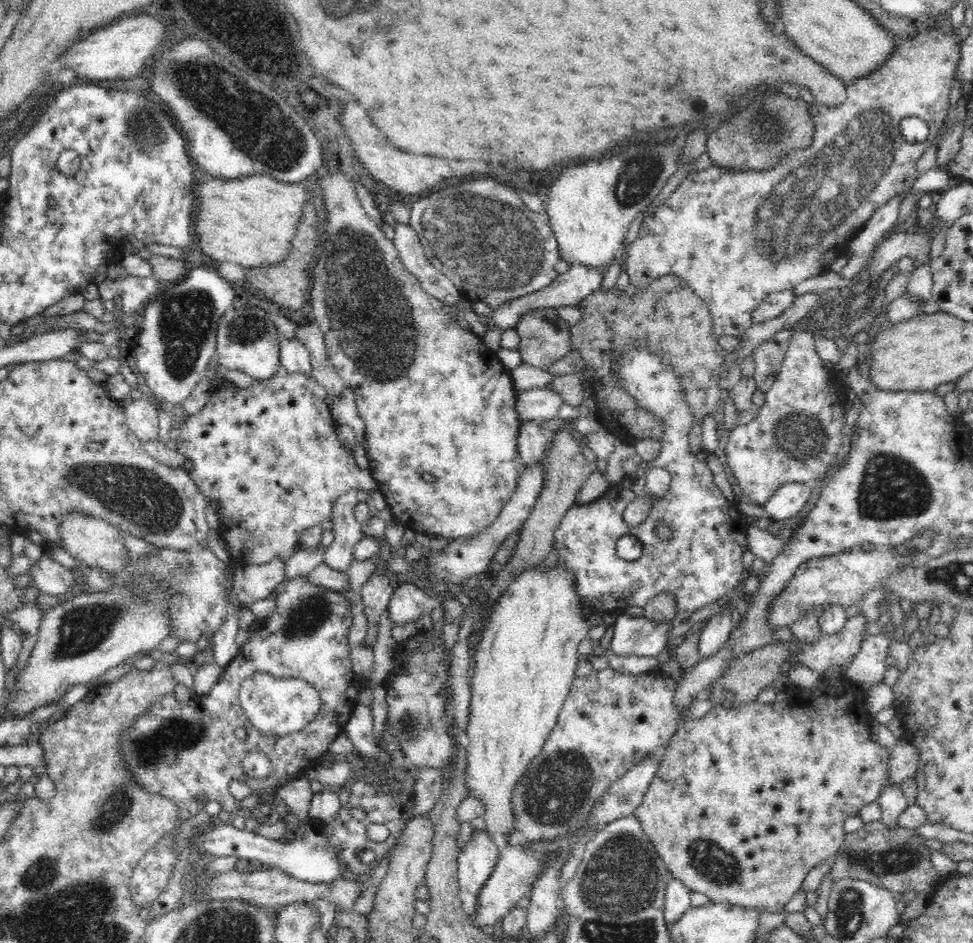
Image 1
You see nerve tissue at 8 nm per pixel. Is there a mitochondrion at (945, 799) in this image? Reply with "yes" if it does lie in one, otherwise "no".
no

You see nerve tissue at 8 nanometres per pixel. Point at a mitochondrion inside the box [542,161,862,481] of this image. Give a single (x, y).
(799, 435)

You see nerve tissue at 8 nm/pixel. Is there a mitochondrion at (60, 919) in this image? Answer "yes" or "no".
yes

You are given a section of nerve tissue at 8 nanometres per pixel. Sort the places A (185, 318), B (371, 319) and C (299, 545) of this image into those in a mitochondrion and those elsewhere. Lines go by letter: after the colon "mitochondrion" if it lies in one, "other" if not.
A: mitochondrion
B: mitochondrion
C: other

